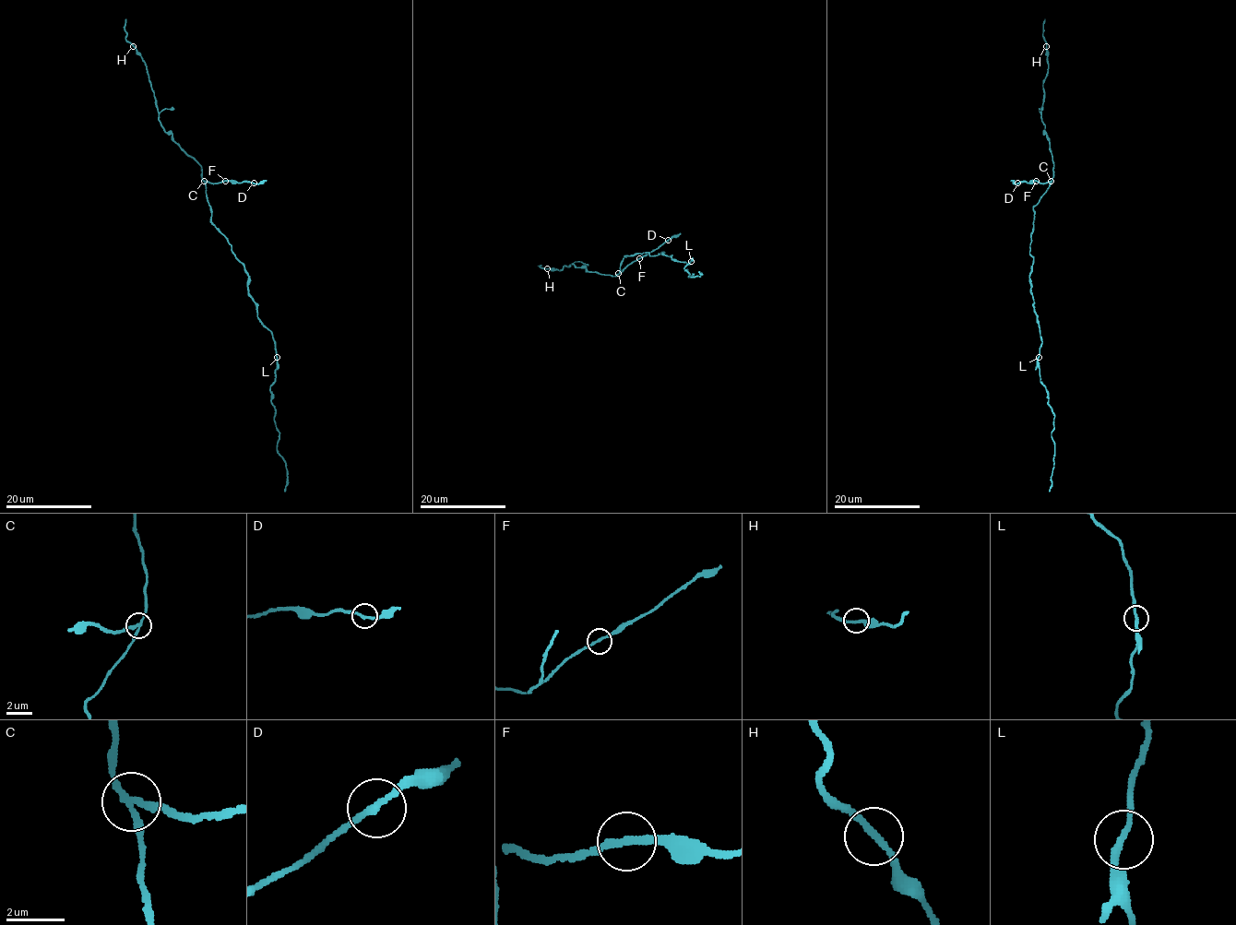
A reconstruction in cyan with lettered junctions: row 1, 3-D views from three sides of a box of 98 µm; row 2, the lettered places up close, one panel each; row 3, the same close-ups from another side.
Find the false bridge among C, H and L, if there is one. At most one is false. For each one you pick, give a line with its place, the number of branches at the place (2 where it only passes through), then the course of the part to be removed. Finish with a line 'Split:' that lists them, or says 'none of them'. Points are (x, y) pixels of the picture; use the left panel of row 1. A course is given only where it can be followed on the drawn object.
C: Place: (204, 181). Branches: 3. Course of the part to remove: (205, 181), (266, 181)
Split: C

